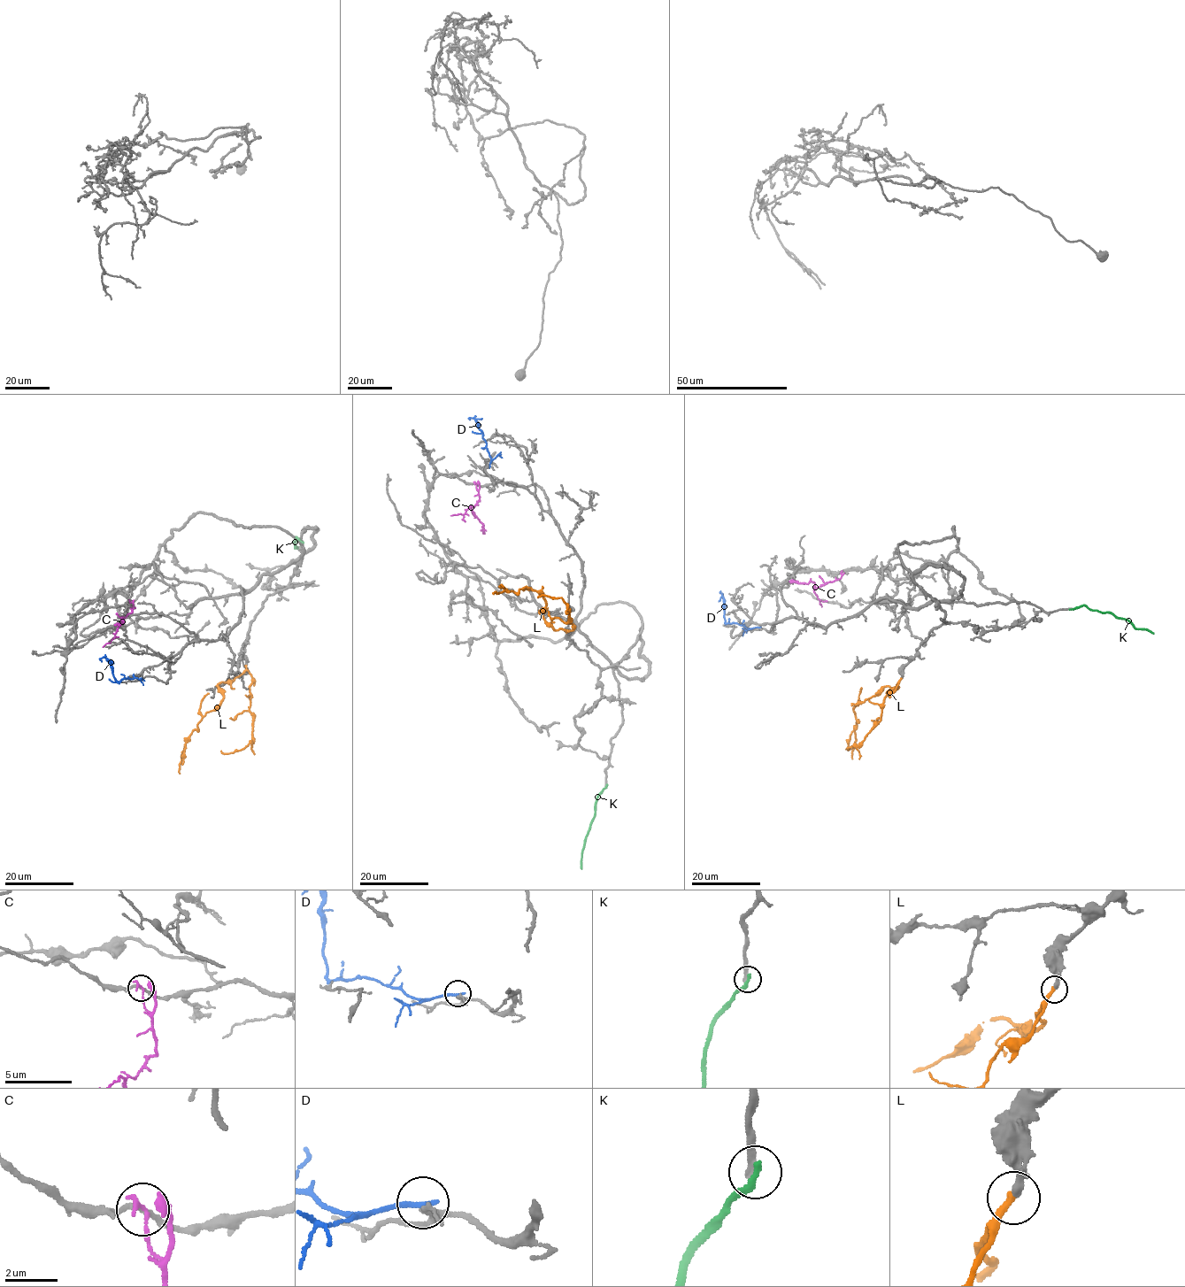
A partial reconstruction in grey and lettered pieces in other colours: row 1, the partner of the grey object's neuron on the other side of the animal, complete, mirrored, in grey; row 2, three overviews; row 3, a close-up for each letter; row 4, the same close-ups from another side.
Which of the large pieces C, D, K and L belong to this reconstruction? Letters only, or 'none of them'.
L

